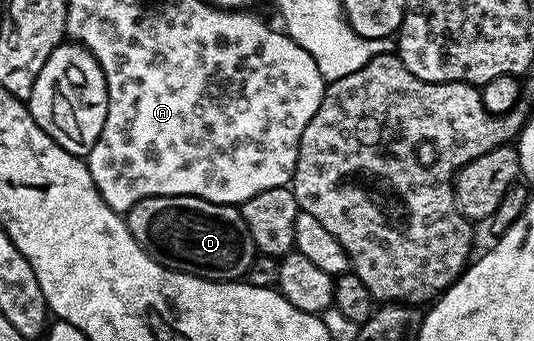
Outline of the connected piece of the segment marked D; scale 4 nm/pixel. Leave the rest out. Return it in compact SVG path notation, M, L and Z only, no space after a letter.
M149 196L127 211L129 232L153 260L171 270L196 274L214 282L242 279L257 251L239 214L239 206L226 206L197 196Z

